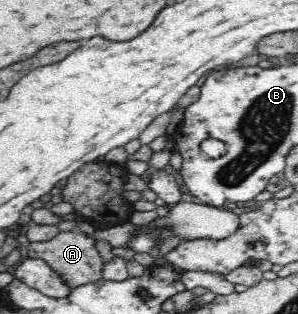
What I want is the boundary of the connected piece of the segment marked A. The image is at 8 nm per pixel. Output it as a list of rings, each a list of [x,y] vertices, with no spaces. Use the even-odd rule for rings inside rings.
[[[85,228],[59,232],[48,241],[30,242],[27,245],[27,258],[44,261],[71,288],[93,283],[102,278],[101,272],[104,261],[97,252],[95,240],[87,236],[87,229]]]

